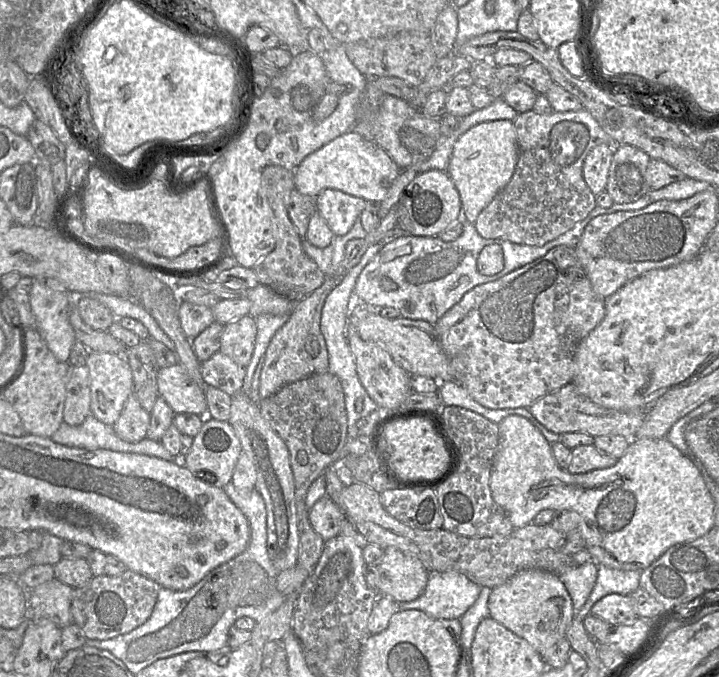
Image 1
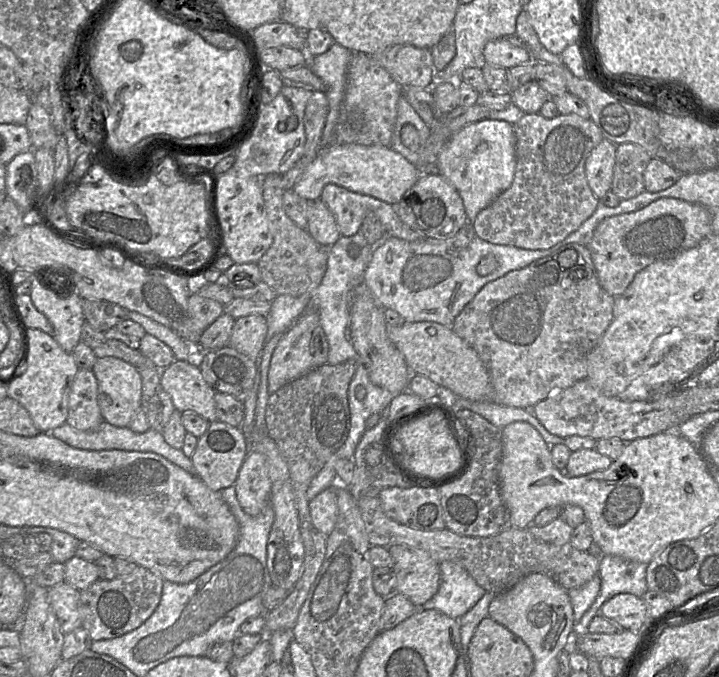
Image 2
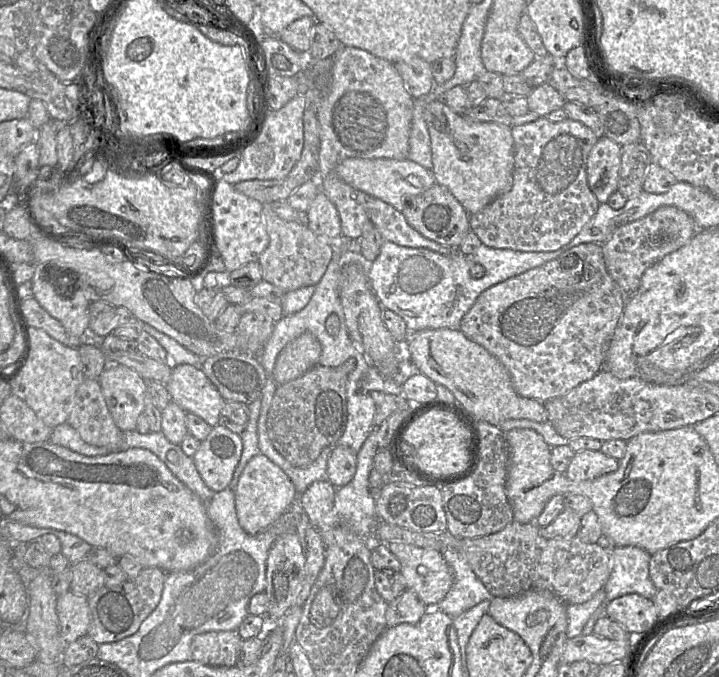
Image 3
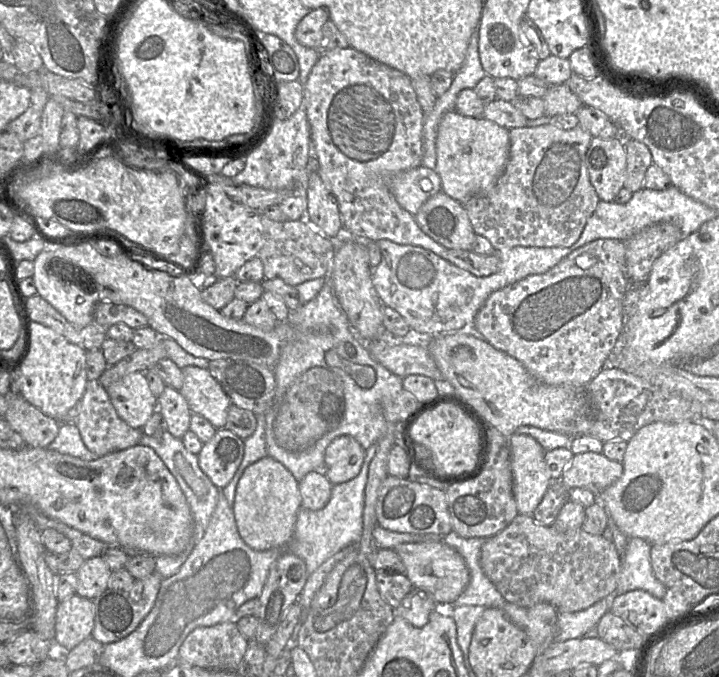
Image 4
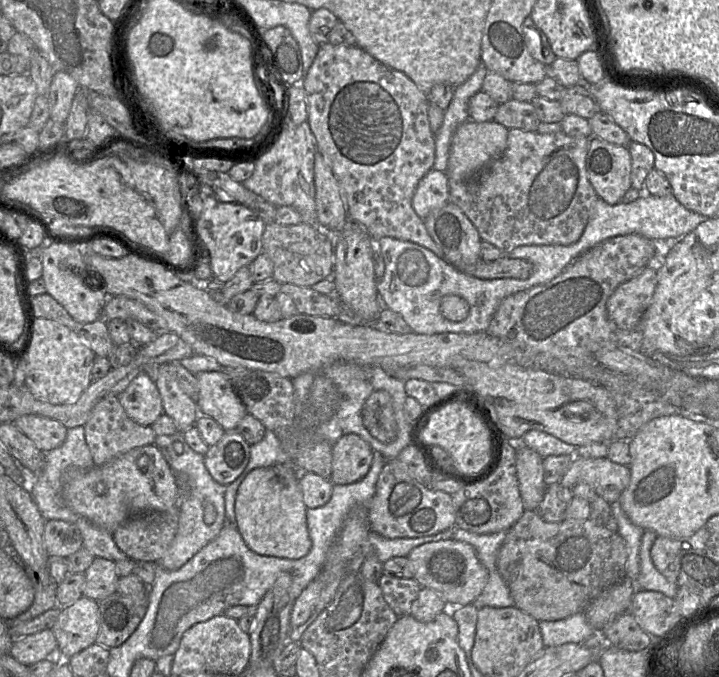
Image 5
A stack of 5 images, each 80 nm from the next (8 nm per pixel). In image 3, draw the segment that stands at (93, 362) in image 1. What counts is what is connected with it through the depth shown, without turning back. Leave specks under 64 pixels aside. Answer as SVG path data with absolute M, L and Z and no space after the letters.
M109 364L98 381L117 427L122 431L136 430L138 417L145 408L147 381L121 364Z

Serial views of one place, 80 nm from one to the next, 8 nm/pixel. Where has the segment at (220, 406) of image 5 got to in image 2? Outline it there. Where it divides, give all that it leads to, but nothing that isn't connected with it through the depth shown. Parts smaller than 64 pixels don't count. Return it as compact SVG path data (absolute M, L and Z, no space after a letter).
M176 360L161 371L161 389L169 394L175 410L195 412L209 422L217 421L216 391L193 363Z

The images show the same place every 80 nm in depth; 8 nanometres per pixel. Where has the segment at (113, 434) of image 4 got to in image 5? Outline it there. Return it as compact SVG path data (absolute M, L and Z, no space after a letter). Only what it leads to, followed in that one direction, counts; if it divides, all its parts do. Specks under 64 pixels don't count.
M109 396L99 401L83 428L95 466L101 466L134 448L152 445L157 436L151 426L145 427L133 421L116 396Z

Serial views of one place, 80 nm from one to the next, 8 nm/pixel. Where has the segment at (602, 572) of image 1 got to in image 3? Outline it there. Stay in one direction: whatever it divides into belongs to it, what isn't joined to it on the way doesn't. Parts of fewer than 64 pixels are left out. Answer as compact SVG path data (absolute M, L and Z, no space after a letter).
M637 546L611 548L612 570L604 586L605 601L595 610L582 630L582 635L593 634L596 621L605 616L606 605L620 596L636 593L652 599L657 589L649 576L651 555Z

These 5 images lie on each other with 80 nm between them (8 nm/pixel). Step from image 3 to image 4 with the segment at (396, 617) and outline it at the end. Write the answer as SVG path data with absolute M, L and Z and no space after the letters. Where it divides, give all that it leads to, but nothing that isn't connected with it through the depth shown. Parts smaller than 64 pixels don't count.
M413 587L401 604L393 609L394 617L401 617L412 626L420 628L428 623L429 614L435 609L436 604L428 593Z

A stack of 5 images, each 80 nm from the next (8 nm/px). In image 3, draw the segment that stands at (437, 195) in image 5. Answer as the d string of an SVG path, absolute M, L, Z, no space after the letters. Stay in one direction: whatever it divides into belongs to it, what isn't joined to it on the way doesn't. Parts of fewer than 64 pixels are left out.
M346 158L336 167L337 176L352 187L378 198L402 211L407 201L431 188L436 182L432 170L409 160L387 158Z

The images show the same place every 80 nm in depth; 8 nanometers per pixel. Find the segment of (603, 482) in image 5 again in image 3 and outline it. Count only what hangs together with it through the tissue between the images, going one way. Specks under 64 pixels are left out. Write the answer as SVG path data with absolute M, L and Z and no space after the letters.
M581 450L575 453L565 474L573 481L584 481L615 472L618 468L619 460L601 450Z

